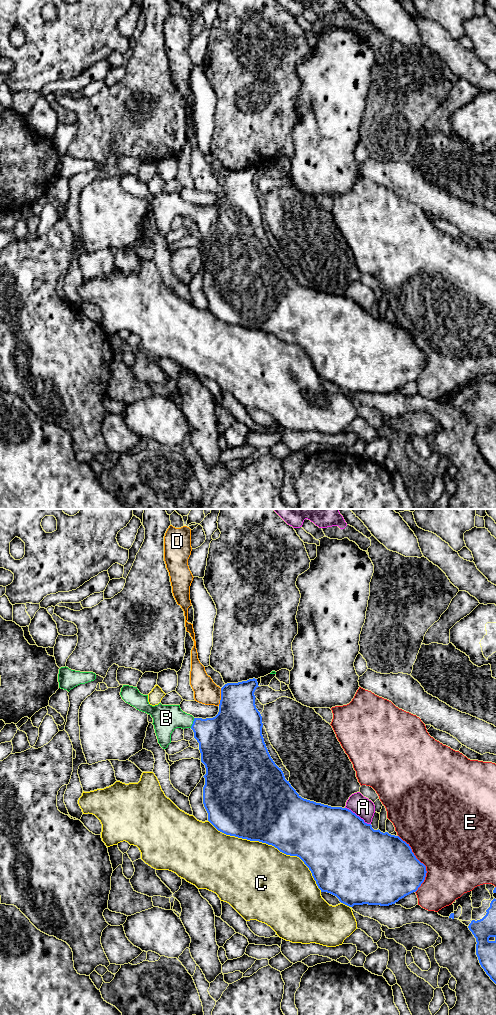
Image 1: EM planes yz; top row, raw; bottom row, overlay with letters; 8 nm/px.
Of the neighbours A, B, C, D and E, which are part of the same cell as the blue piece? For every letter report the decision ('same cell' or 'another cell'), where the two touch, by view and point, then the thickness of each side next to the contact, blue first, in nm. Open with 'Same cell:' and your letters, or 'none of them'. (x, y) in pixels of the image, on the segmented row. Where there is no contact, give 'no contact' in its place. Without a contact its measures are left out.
Same cell: B
A: another cell; meets blue in yz at (358, 816); 500 nm thick on the blue side, 160 nm on the other
B: same cell; meets blue in yz at (193, 723); 360 nm thick on the blue side, 220 nm on the other
C: another cell; meets blue in yz at (270, 844); 500 nm thick on the blue side, 480 nm on the other
D: another cell; meets blue in yz at (221, 697); 380 nm thick on the blue side, 190 nm on the other
E: another cell; meets blue in yz at (423, 864); 440 nm thick on the blue side, 500 nm on the other

